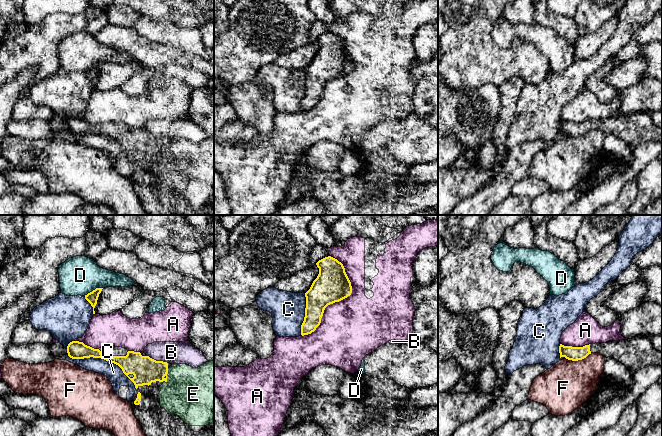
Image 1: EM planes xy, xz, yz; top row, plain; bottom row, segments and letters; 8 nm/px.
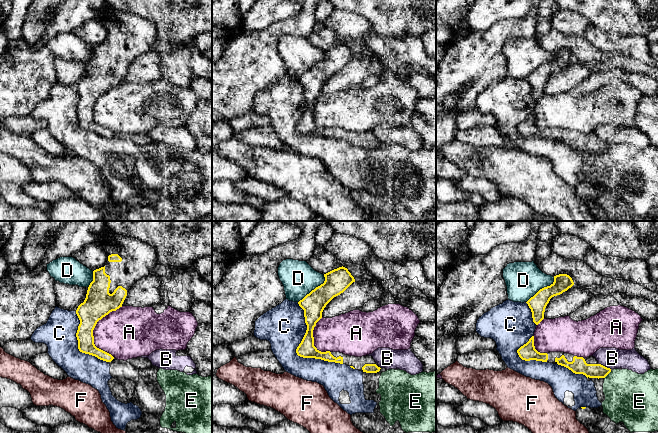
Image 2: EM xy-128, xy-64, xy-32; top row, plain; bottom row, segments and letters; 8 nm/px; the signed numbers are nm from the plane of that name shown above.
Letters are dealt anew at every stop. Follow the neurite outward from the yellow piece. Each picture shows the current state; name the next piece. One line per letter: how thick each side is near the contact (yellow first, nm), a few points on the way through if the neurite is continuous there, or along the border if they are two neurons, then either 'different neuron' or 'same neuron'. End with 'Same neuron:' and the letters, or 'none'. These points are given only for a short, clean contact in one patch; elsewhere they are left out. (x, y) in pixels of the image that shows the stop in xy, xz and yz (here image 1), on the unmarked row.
A: 280 nm thick on the yellow side, 480 nm on the other; different neuron
B: 220 nm thick on the yellow side, 180 nm on the other; different neuron
C: 180 nm thick on the yellow side, 140 nm on the other; different neuron
D: 90 nm thick on the yellow side, 320 nm on the other; border along xy (102, 63), (96, 63), (84, 71); different neuron
E: 220 nm thick on the yellow side, 420 nm on the other; different neuron
F: 110 nm thick on the yellow side, 380 nm on the other; different neuron
Same neuron: none

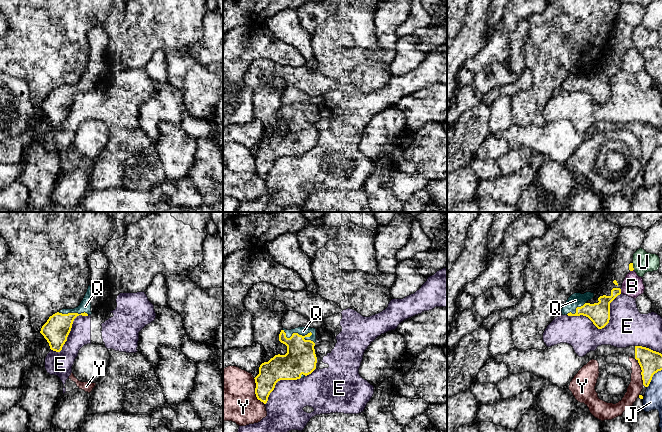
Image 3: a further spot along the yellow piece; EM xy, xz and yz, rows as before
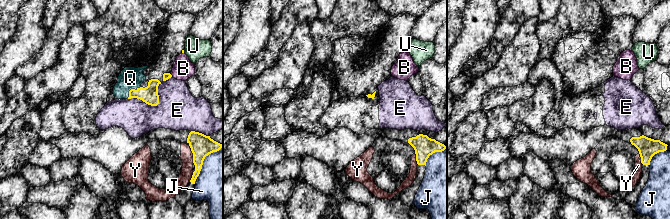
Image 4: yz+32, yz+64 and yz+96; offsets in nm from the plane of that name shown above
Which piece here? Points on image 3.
B: 180 nm thick on the yellow side, 170 nm on the other; different neuron
E: 180 nm thick on the yellow side, 300 nm on the other; different neuron
J: 180 nm thick on the yellow side, 140 nm on the other; different neuron
Q: 240 nm thick on the yellow side, 70 nm on the other; same neuron
U: 40 nm thick on the yellow side, 170 nm on the other; border along yz (632, 38), (634, 45); different neuron
Y: 190 nm thick on the yellow side, 320 nm on the other; different neuron
Same neuron: Q

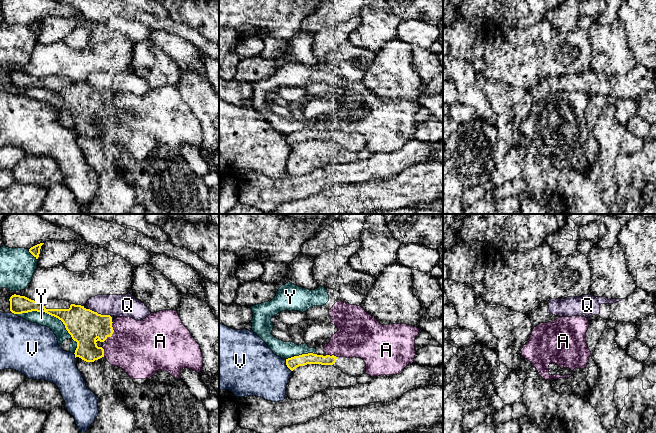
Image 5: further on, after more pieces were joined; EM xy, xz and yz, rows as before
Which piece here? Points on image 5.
A: 280 nm thick on the yellow side, 440 nm on the other; different neuron
Q: 280 nm thick on the yellow side, 180 nm on the other; different neuron
V: 100 nm thick on the yellow side, 400 nm on the other; different neuron
Y: 260 nm thick on the yellow side, 110 nm on the other; different neuron
Same neuron: none

